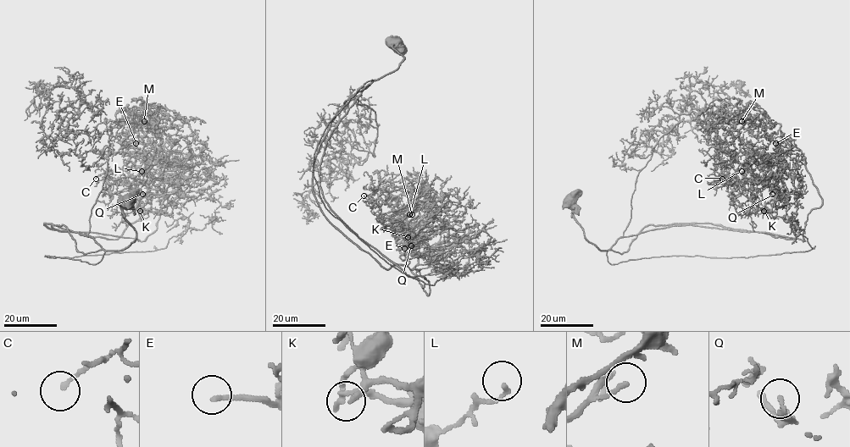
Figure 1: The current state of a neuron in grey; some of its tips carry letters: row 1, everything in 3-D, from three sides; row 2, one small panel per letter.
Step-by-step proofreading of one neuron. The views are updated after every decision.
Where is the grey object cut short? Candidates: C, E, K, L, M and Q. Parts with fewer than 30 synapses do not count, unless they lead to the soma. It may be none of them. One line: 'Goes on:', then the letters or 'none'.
Goes on: E, K

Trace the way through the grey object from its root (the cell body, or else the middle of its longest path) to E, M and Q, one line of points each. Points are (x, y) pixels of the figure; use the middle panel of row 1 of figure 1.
E: (396, 40), (404, 58), (332, 131), (319, 187), (359, 238), (425, 278), (428, 295), (404, 248)
M: (396, 40), (404, 58), (332, 131), (319, 187), (359, 238), (425, 278), (428, 295), (396, 239), (412, 214)
Q: (396, 40), (404, 58), (344, 102), (312, 186), (323, 215), (386, 268), (407, 265), (399, 247), (411, 245)

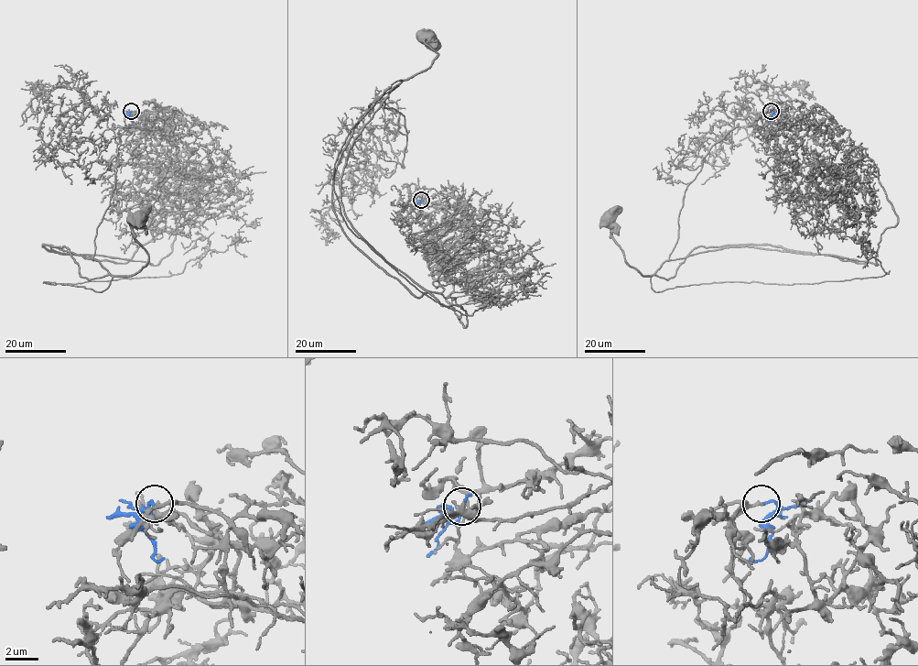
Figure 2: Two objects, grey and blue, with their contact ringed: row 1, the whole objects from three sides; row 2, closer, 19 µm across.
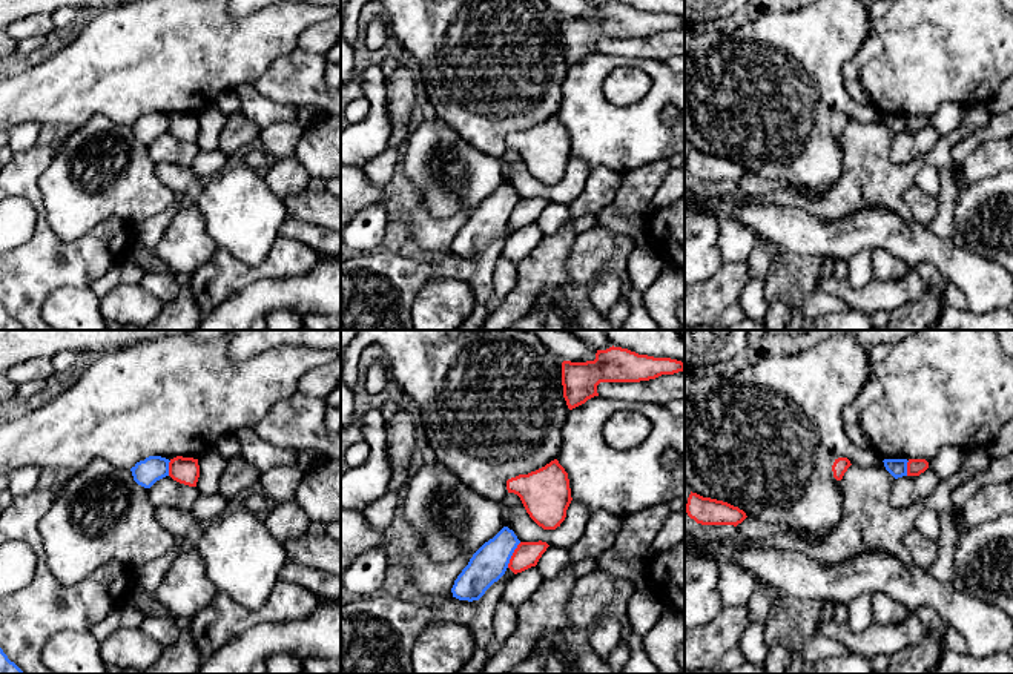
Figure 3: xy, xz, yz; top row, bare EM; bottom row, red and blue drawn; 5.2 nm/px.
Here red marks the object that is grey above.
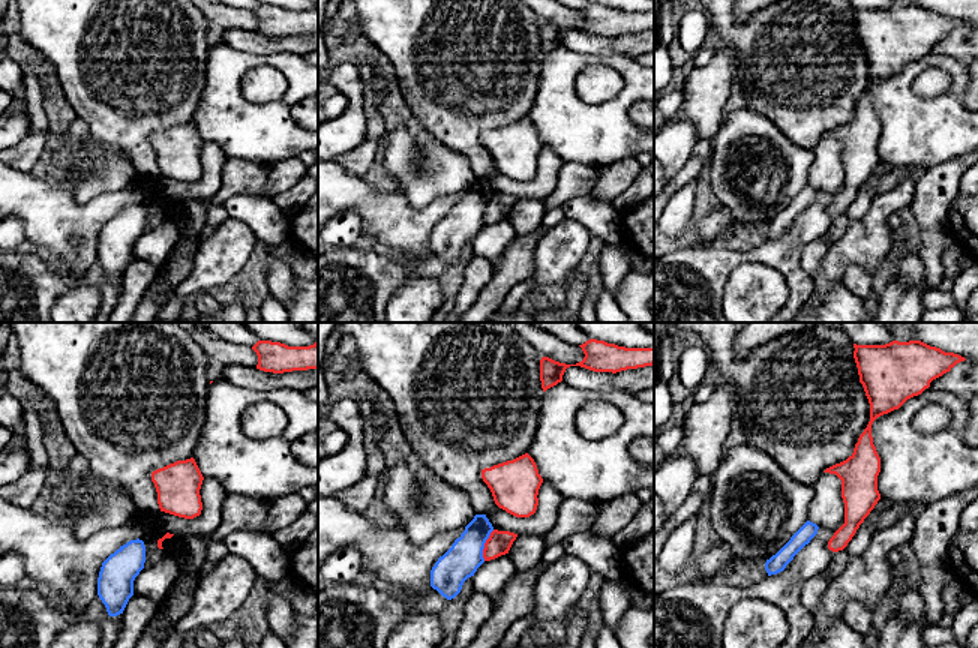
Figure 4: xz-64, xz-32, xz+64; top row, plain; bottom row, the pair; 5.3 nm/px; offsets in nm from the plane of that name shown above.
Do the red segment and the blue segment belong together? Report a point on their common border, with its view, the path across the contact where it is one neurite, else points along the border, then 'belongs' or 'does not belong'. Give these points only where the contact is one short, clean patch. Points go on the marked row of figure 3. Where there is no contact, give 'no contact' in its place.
xz (513, 555) | along xz (521, 542), (507, 567) | does not belong

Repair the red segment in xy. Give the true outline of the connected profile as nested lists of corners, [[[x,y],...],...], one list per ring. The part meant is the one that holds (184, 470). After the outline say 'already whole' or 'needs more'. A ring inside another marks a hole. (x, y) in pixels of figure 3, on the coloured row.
[[[183,456],[170,459],[169,476],[180,484],[196,487],[200,477],[198,459]]]; already whole

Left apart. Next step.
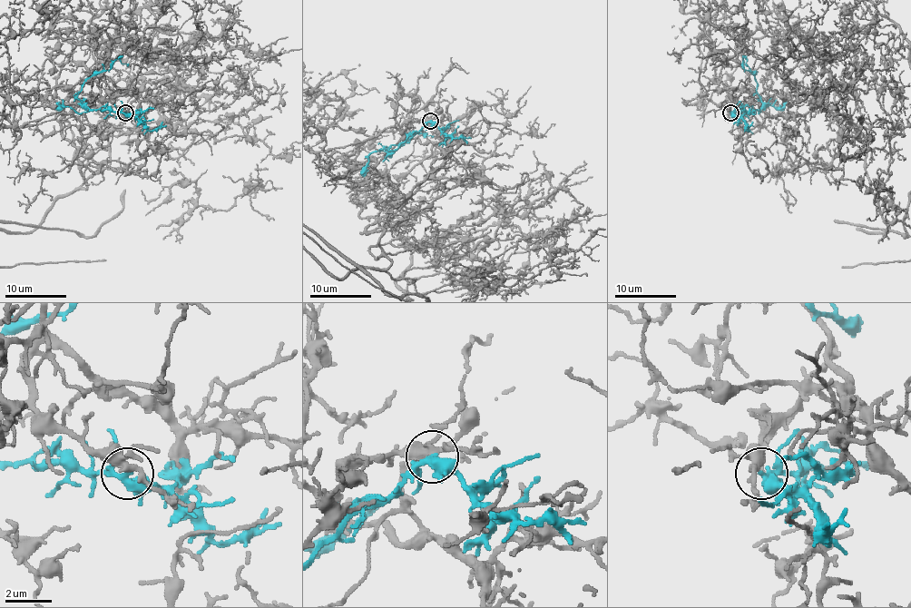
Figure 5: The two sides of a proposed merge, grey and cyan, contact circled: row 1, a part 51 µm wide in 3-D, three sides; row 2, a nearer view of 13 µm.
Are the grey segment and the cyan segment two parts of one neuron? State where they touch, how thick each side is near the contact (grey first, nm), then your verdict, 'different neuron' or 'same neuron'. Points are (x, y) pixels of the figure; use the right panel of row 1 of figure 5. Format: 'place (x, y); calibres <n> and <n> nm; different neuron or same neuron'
place (730, 112); calibres 280 and 280 nm; different neuron

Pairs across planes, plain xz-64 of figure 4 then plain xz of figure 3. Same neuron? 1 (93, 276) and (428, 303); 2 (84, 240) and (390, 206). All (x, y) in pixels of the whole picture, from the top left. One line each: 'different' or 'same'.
1: different
2: same

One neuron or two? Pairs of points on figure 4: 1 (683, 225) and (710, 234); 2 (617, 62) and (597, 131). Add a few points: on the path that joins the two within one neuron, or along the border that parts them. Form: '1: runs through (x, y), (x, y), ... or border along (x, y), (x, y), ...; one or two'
1: border along (699, 206), (689, 236); two
2: runs through (629, 78), (629, 95), (614, 114); one

